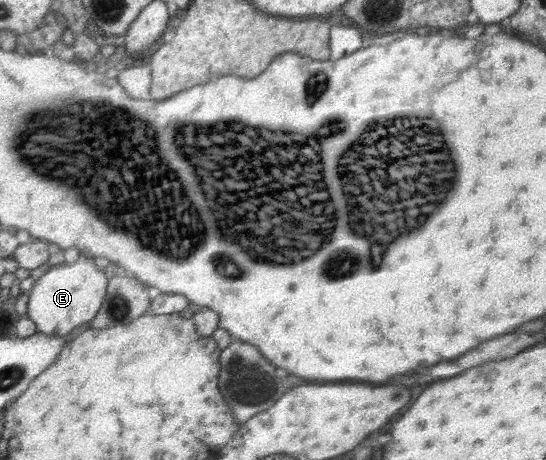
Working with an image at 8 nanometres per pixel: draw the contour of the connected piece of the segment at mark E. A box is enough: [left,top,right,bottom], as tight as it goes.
[27,258,110,336]

